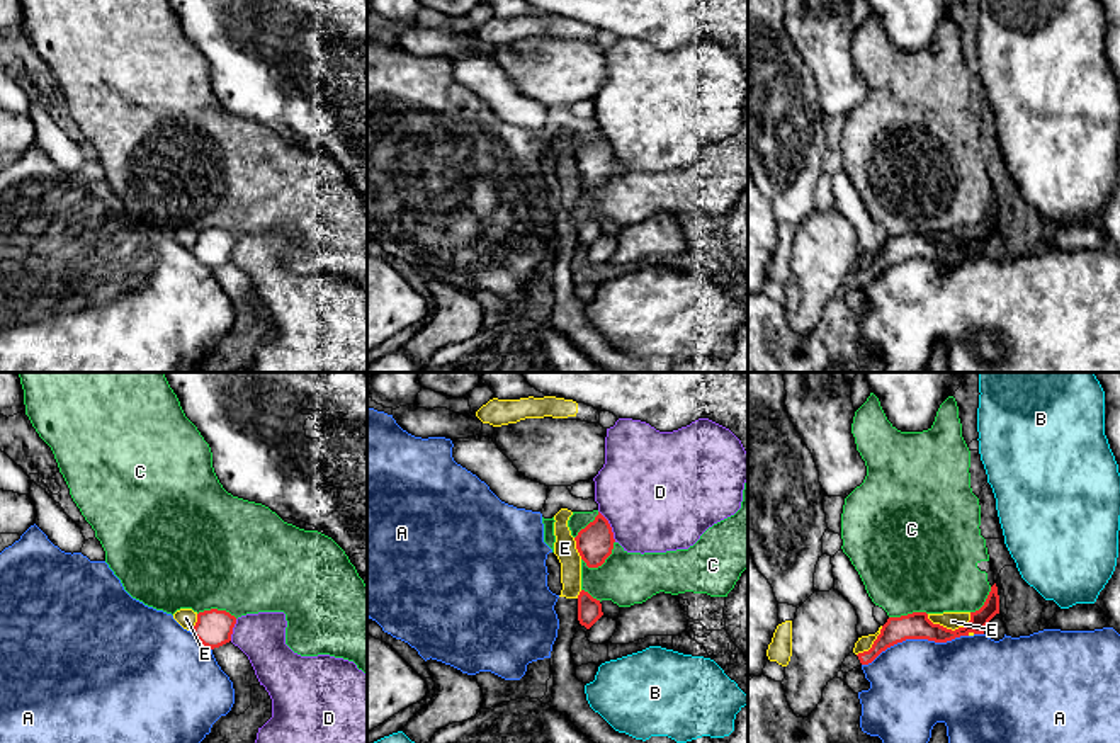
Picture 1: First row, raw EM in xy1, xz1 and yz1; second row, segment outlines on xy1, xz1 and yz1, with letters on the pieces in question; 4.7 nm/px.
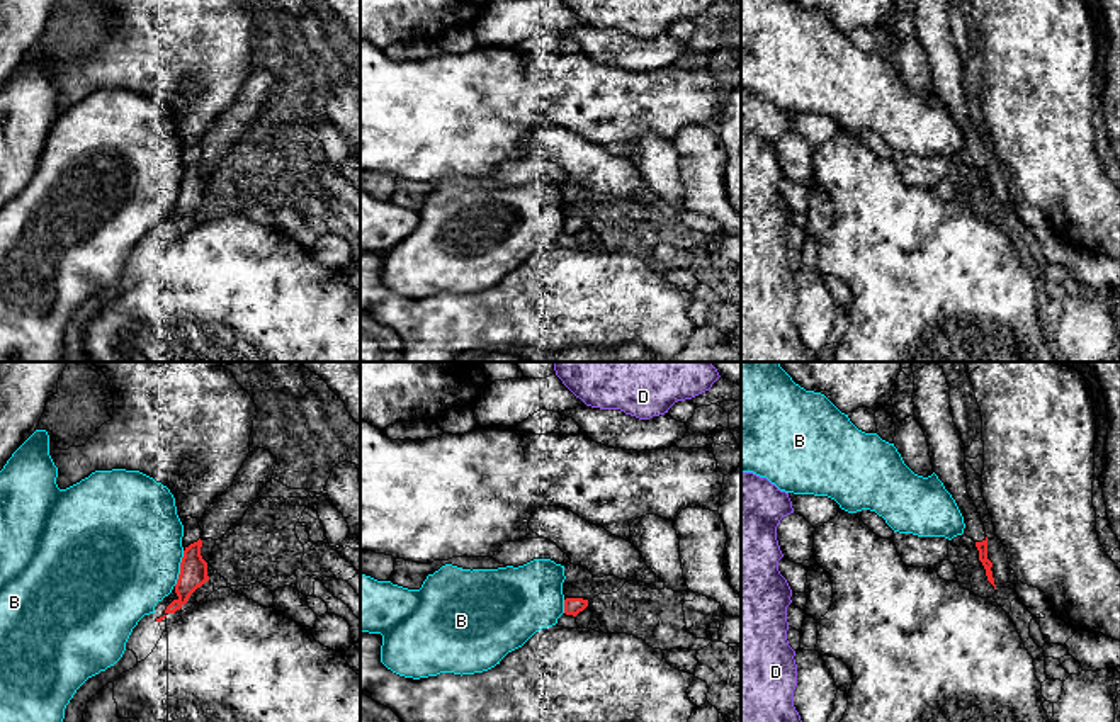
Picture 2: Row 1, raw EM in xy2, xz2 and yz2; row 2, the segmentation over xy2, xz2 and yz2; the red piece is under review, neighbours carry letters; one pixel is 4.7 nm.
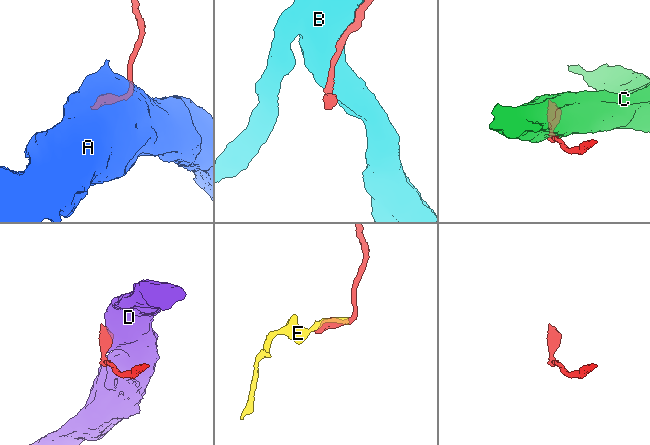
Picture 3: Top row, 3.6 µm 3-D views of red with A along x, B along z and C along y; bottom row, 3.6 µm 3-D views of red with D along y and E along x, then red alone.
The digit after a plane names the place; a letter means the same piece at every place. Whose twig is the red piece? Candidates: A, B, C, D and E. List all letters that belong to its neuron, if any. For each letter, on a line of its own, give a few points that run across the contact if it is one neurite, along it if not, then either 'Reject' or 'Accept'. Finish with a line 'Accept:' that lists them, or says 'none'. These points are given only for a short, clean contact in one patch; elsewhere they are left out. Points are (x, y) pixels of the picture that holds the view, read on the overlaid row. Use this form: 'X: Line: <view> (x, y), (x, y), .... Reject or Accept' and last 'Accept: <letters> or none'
A: Reject
B: Reject
C: Reject
D: Line: xz1 (599, 510), (616, 541). Reject
E: Line: yz1 (927, 614), (933, 623), (952, 629), (962, 628), (971, 619). Reject
Accept: none

